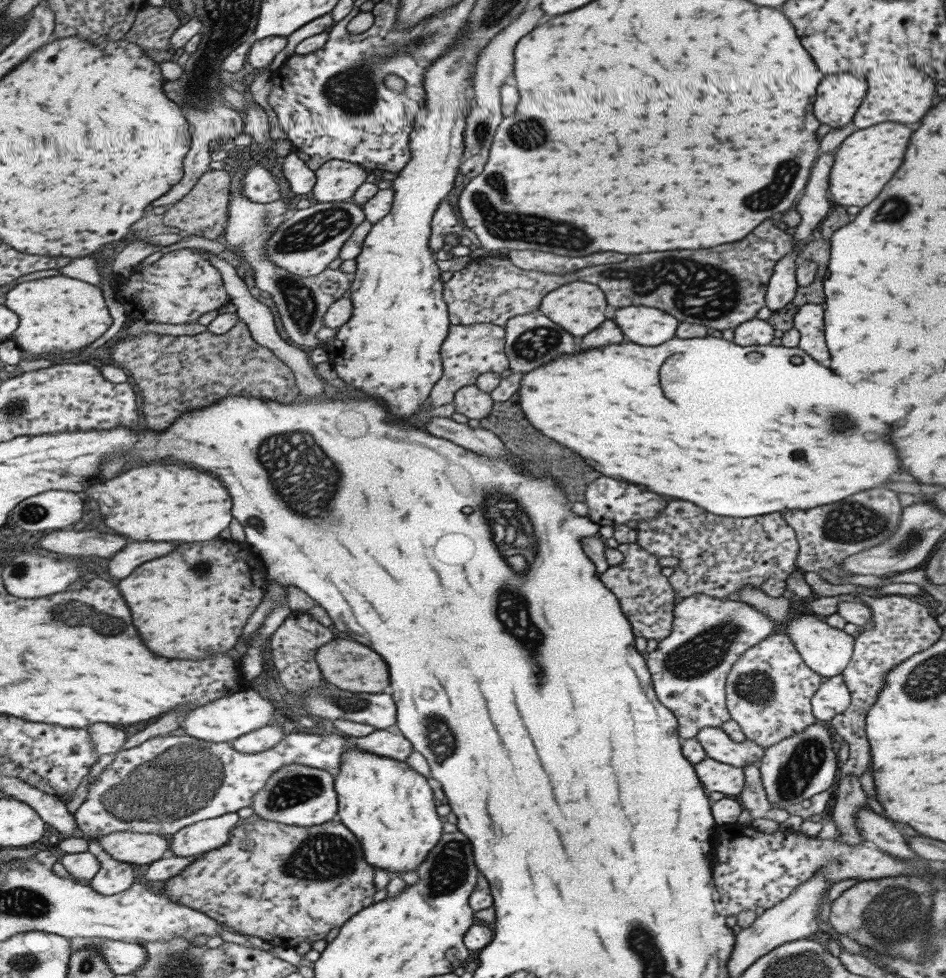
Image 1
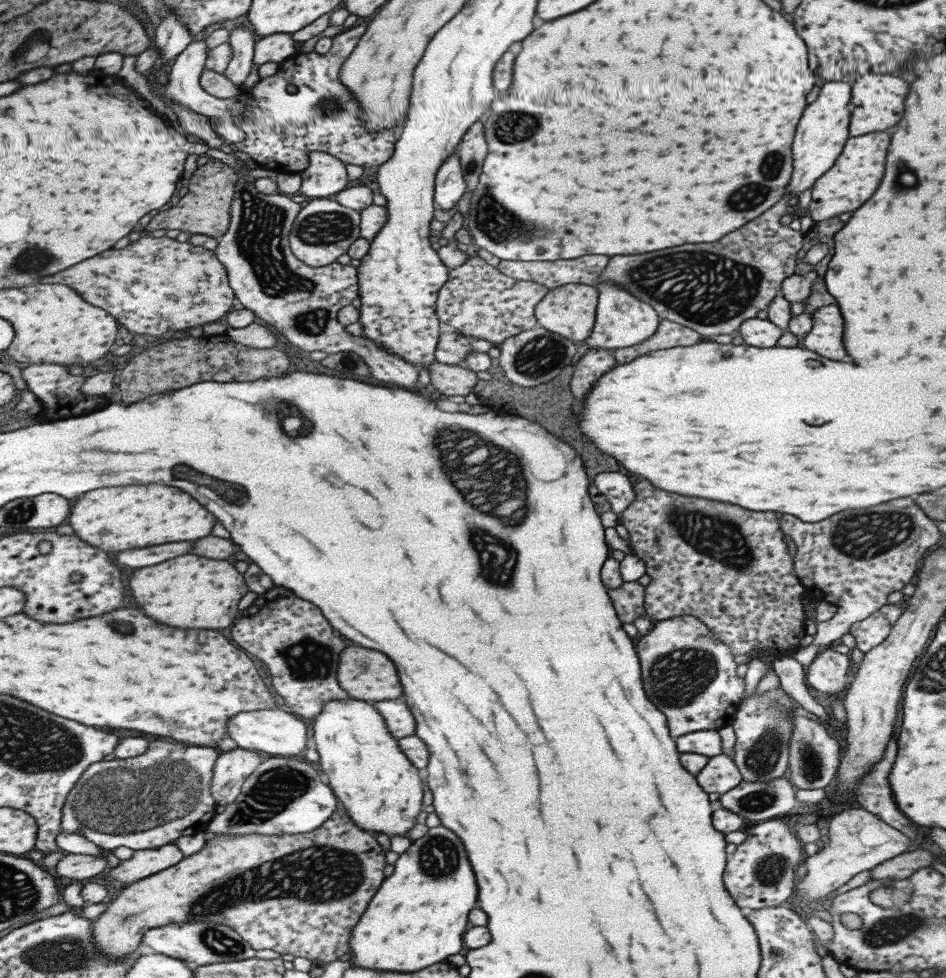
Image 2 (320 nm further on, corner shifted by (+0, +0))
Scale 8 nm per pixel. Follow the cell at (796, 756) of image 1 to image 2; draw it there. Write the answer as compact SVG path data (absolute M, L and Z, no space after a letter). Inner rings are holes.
M787 774L769 782L742 780L731 790L719 795L717 806L747 820L766 821L785 816L795 806L795 791Z

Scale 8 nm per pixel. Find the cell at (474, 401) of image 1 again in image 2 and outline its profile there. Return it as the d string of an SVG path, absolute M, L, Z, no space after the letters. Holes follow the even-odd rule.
M437 361L432 366L430 391L443 396L465 396L472 392L478 380L475 373L461 364L450 365Z

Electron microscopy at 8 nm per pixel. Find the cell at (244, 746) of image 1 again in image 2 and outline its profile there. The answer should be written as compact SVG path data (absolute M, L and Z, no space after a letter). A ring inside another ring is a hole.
M239 747L221 752L212 778L212 794L217 804L226 807L235 802L245 781L263 761L263 755L256 750Z

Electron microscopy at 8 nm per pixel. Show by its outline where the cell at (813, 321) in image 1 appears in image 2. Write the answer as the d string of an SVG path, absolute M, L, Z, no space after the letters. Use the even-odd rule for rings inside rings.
M833 305L819 306L810 315L812 327L800 338L801 347L829 360L845 358L839 308Z

